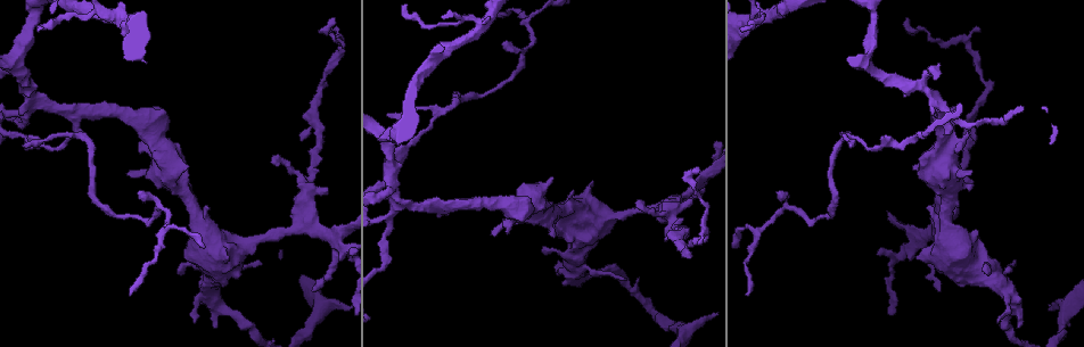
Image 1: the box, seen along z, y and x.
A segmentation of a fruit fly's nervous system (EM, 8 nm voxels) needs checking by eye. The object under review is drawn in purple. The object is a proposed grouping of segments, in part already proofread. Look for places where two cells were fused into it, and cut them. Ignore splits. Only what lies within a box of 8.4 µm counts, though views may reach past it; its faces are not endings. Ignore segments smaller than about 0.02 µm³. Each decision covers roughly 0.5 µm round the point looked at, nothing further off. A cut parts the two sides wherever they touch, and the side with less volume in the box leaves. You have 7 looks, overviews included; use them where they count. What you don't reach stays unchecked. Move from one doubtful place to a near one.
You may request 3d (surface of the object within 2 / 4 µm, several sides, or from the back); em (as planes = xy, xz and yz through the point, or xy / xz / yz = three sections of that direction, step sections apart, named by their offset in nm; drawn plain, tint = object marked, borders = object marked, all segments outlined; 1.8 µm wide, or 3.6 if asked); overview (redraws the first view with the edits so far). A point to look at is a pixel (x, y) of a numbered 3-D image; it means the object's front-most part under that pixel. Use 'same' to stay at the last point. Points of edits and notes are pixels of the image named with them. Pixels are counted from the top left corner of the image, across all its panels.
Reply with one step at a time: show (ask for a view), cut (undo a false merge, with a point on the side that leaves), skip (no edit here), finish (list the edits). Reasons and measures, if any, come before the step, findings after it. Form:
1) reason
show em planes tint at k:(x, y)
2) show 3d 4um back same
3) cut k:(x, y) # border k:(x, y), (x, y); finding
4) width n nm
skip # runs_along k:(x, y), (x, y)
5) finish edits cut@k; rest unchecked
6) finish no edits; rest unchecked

abrupt turn
show 3d 4um at 1:(480, 27)

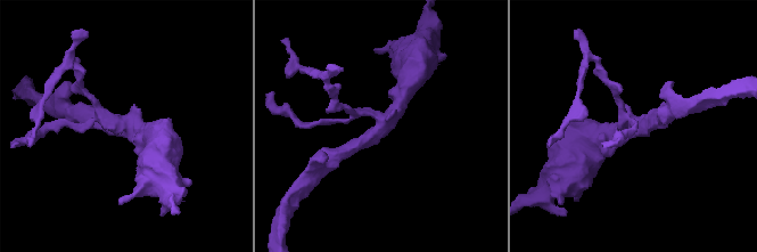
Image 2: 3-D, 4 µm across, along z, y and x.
now the EM
show em 3.6um xy step 4 borders at 2:(126, 121)

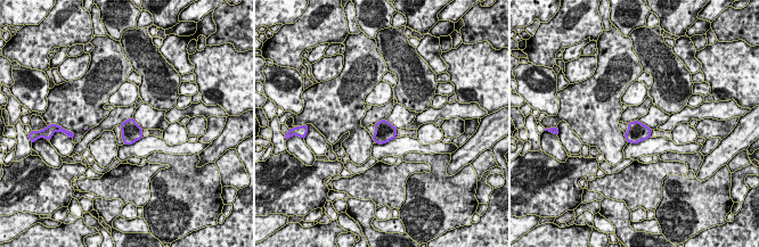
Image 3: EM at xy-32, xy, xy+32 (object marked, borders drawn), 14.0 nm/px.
width 280 nm
skip # continuous, no second cell

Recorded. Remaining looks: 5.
sharp bend
show em xy step 16 tint at 1:(448, 108)

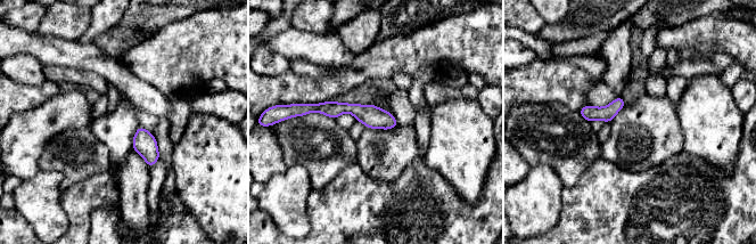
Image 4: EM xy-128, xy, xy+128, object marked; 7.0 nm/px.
show em planes tint same

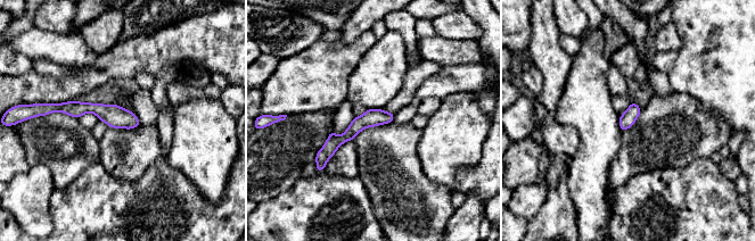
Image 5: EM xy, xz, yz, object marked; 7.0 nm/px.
skip # runs_along 5:(51, 106), (97, 108), (136, 123); all the same cell

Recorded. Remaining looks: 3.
sudden change in width
show em xz step 16 tint at 1:(578, 276)

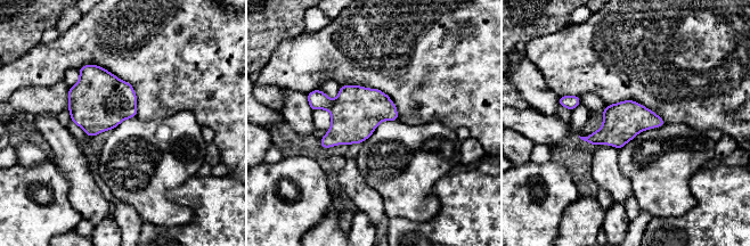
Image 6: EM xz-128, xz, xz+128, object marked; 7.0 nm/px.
another direction
show em planes tint same

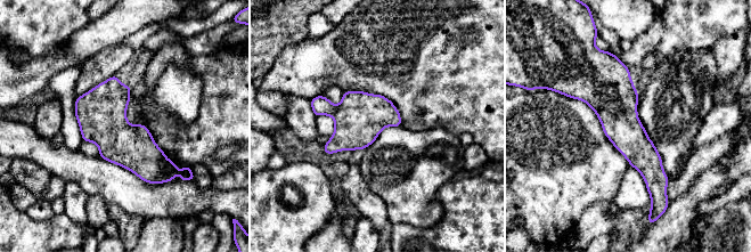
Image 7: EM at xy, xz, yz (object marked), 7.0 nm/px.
skip # runs_along 7:(609, 62), (619, 121), (656, 189); one cell here

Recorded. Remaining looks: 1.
finish no edits; rest unchecked

